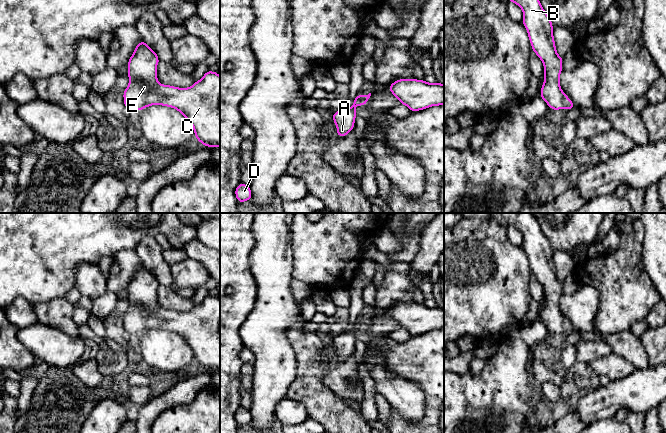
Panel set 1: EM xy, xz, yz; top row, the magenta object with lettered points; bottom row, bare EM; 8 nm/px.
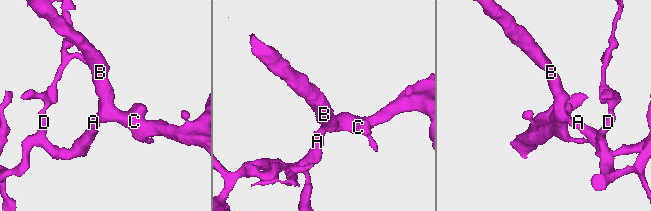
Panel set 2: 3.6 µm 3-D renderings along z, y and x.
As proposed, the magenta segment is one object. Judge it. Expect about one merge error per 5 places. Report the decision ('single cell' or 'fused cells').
single cell

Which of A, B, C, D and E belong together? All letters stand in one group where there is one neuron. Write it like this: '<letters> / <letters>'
A B C D E

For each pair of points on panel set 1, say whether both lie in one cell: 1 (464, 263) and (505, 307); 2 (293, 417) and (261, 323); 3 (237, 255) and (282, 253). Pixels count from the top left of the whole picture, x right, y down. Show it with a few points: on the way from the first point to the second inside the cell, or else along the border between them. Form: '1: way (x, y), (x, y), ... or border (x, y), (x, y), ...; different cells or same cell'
1: way (472, 274), (494, 296); same cell
2: border (285, 397), (276, 405), (275, 418); different cells
3: border (251, 231), (249, 269), (254, 277); different cells

